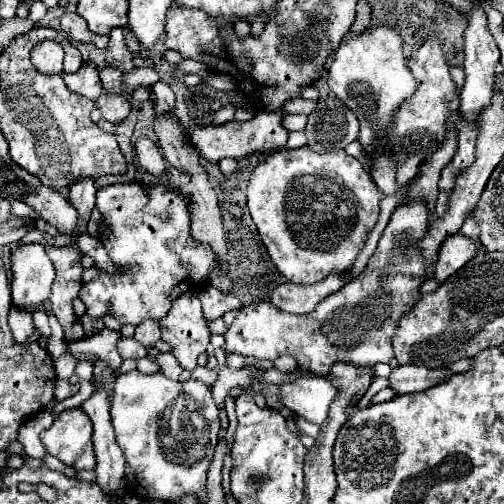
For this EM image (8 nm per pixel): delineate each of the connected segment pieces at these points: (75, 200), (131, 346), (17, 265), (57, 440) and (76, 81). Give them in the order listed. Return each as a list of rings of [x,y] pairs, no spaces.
[[[79,179],[69,187],[69,201],[75,205],[79,217],[83,217],[83,231],[87,231],[87,221],[95,207],[95,185],[93,179]]]
[[[119,339],[119,345],[117,345],[117,351],[123,359],[141,359],[141,357],[147,357],[147,347],[139,345],[139,341],[135,339]]]
[[[27,243],[15,247],[11,255],[11,295],[13,305],[35,311],[47,299],[55,279],[55,267],[39,243]]]
[[[77,407],[69,411],[61,411],[53,425],[41,433],[41,443],[45,445],[49,455],[55,455],[65,465],[73,469],[93,469],[93,425],[91,419]]]
[[[85,61],[77,73],[63,75],[67,87],[83,97],[97,99],[101,95],[101,79],[99,79],[99,69],[93,61]]]

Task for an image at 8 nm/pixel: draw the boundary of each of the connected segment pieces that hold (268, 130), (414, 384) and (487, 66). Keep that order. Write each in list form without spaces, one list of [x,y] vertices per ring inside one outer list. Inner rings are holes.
[[[261,111],[251,121],[229,121],[219,127],[203,127],[191,131],[191,141],[197,151],[209,161],[221,161],[225,157],[249,157],[251,153],[259,153],[259,149],[267,149],[267,153],[283,149],[287,143],[289,131],[283,127],[283,111]]]
[[[399,365],[391,371],[389,387],[395,389],[395,393],[415,393],[415,391],[425,391],[433,387],[435,383],[447,379],[451,371],[447,369],[427,369],[419,365]]]
[[[475,5],[475,9],[471,9],[471,13],[463,13],[467,17],[467,29],[463,33],[463,53],[465,53],[465,85],[461,89],[461,105],[459,105],[459,111],[461,111],[461,117],[463,121],[459,121],[459,151],[455,153],[453,161],[443,169],[441,173],[441,181],[439,181],[439,187],[441,187],[441,193],[439,193],[439,199],[437,199],[437,209],[435,209],[435,215],[441,217],[447,209],[447,199],[449,199],[449,191],[453,189],[453,181],[457,177],[457,173],[465,167],[469,167],[473,161],[475,161],[475,137],[477,137],[477,117],[479,117],[479,111],[485,109],[487,105],[491,105],[491,97],[493,97],[493,83],[495,83],[495,65],[499,61],[499,47],[495,45],[495,39],[491,37],[489,29],[487,29],[487,15],[483,13],[483,9],[479,9],[479,5]]]

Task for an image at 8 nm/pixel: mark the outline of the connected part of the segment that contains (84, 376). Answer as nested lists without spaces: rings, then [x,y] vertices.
[[[79,361],[75,367],[75,373],[81,381],[93,381],[93,363],[91,361]]]

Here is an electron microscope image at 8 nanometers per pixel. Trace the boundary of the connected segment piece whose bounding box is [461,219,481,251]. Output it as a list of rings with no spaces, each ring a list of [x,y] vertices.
[[[475,219],[465,221],[465,223],[463,223],[463,227],[461,227],[461,233],[463,233],[465,237],[469,237],[471,241],[475,241],[477,251],[481,249],[481,241],[479,241],[479,225],[477,225],[477,221],[475,221]]]

